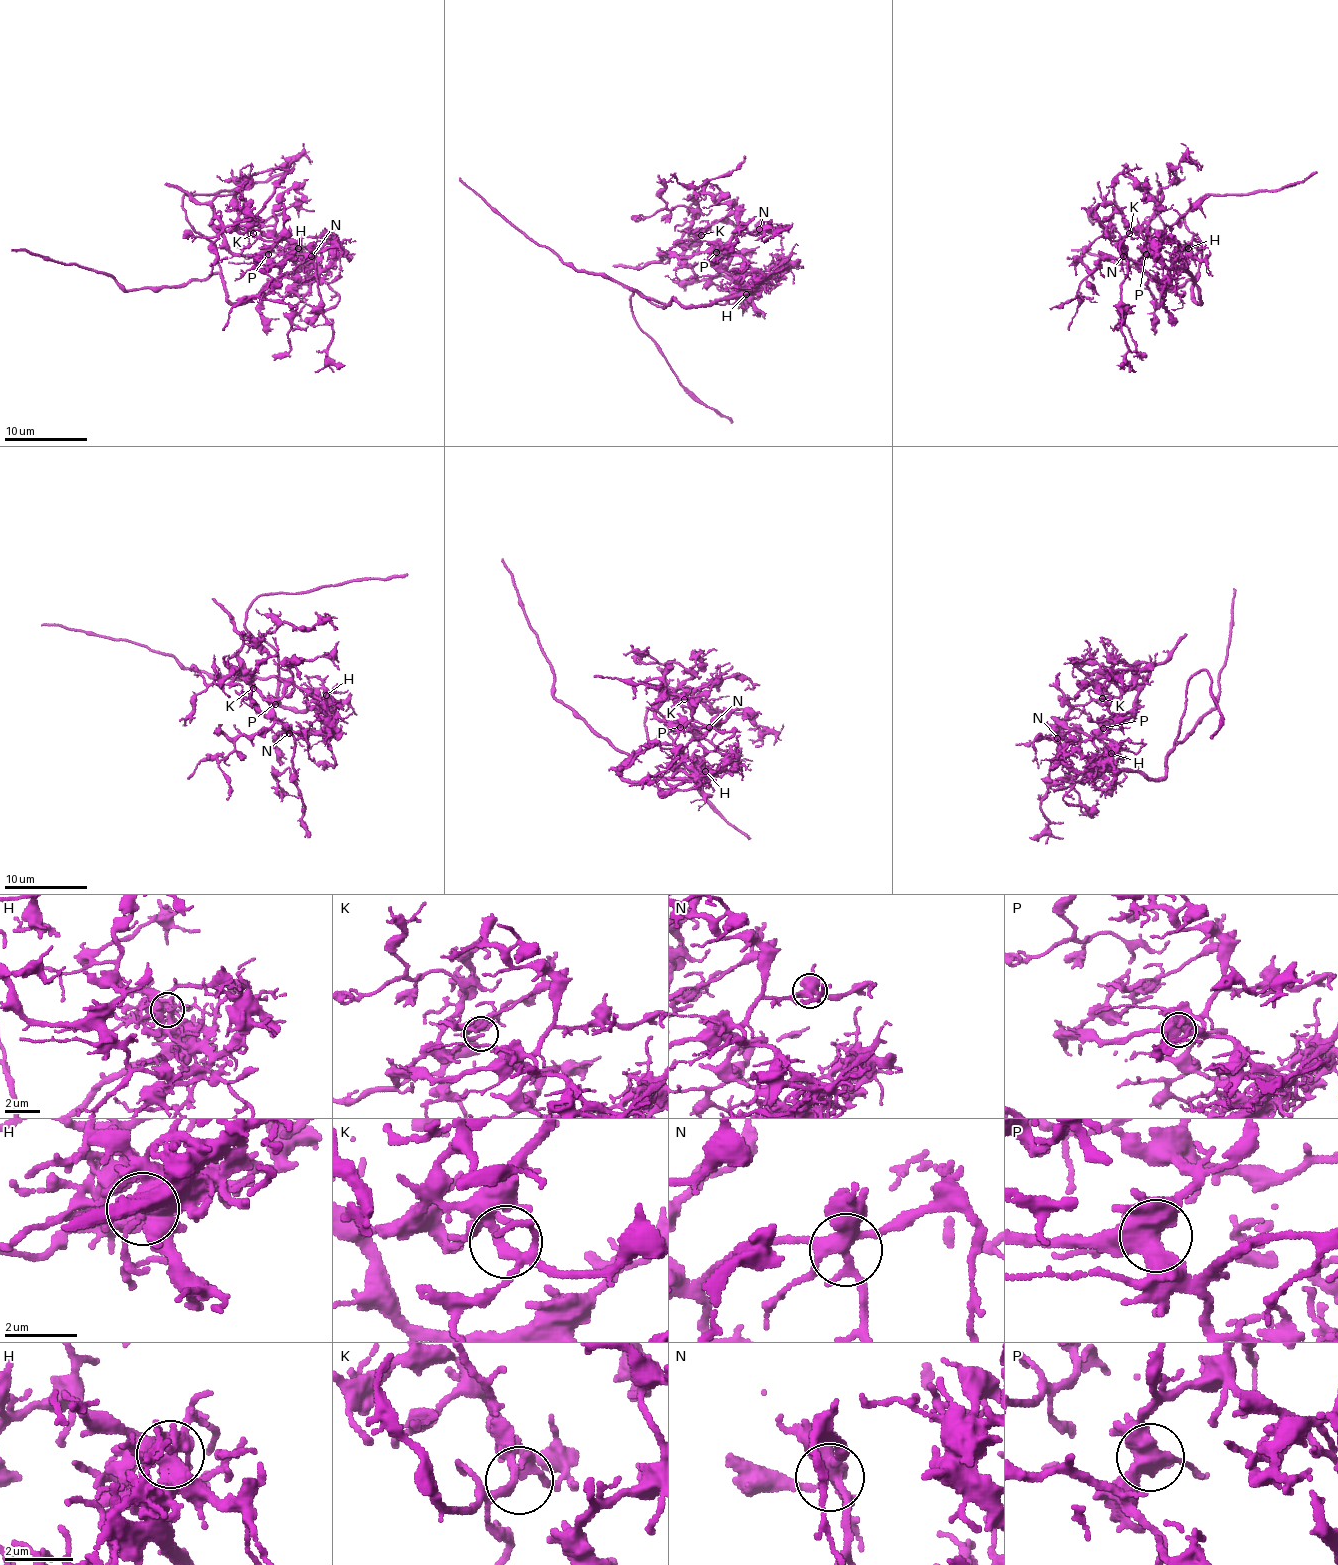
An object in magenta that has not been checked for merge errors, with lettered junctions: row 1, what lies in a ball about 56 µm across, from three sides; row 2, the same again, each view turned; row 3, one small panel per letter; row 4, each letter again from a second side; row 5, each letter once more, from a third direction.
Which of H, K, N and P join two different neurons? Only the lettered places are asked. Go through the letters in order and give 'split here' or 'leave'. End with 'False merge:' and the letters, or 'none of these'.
H: split here
K: leave
N: leave
P: leave
False merge: H

